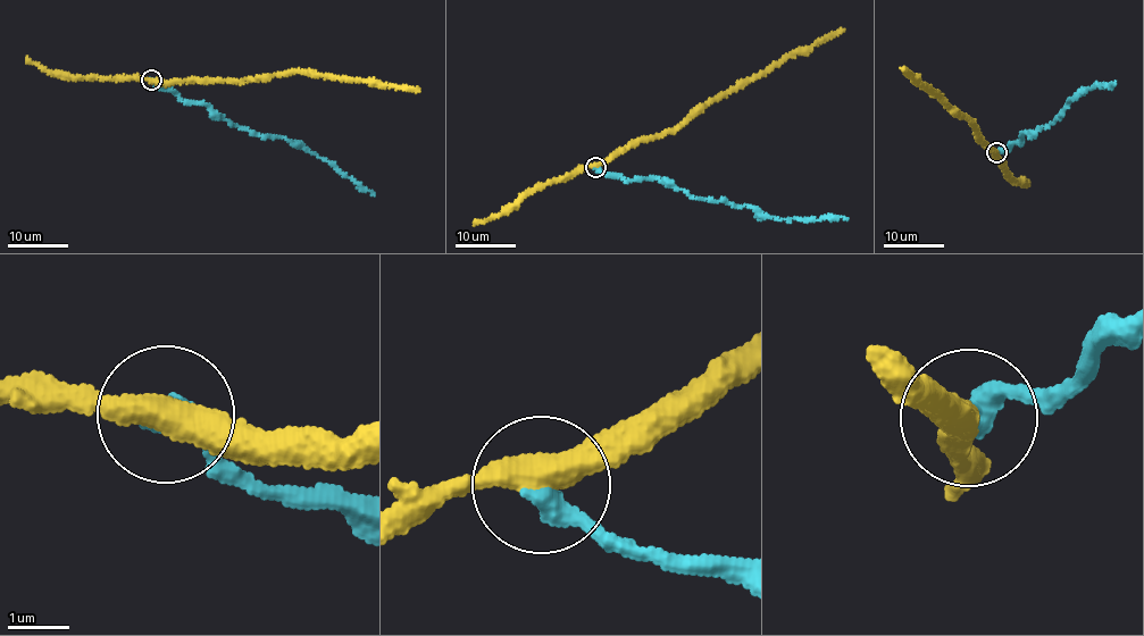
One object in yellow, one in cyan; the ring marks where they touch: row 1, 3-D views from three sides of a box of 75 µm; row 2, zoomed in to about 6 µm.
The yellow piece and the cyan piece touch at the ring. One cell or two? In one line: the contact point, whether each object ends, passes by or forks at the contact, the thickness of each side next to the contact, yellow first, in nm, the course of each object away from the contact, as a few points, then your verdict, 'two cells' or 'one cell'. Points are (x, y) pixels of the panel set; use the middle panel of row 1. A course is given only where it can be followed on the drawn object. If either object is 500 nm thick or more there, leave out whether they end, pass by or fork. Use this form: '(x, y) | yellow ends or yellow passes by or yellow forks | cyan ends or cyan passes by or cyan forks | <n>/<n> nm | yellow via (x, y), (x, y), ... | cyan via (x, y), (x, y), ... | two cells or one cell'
(595, 167) | yellow passes by | cyan ends | 440/360 nm | yellow via (594, 167), (642, 140), (674, 132), (711, 101), (765, 75), (796, 52), (806, 53), (843, 30) | cyan via (594, 167), (625, 180), (657, 177), (694, 198), (751, 206), (782, 219), (846, 218) | two cells

